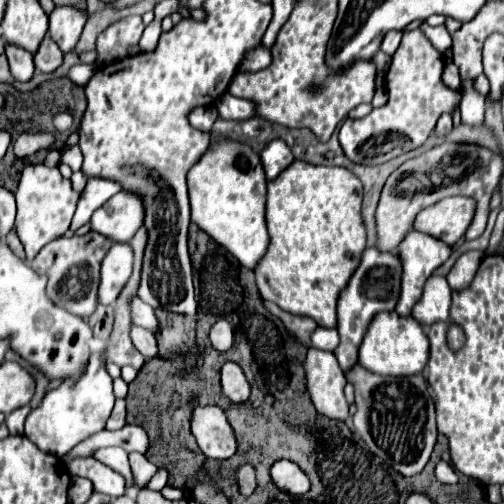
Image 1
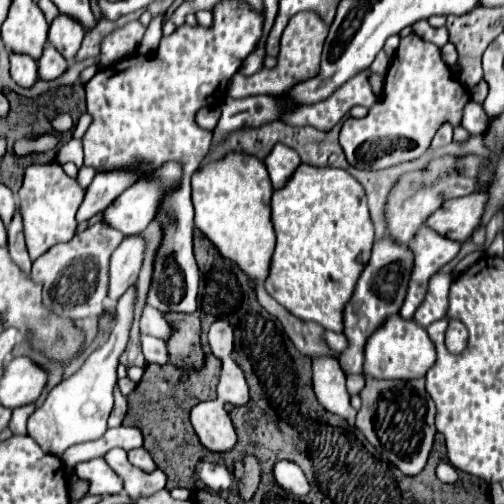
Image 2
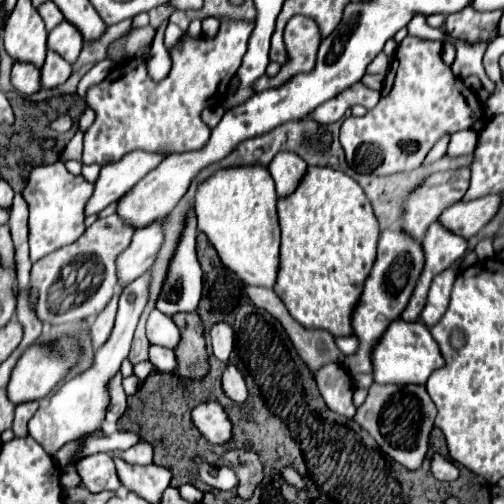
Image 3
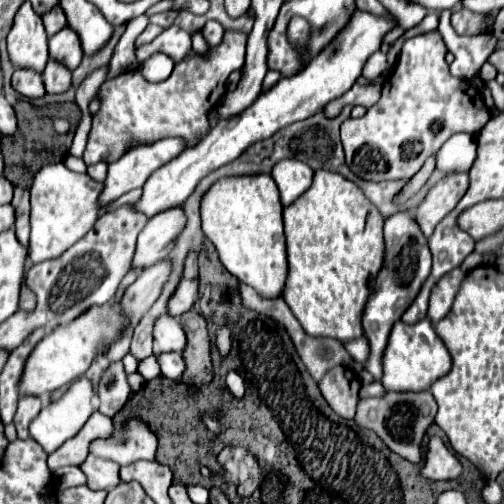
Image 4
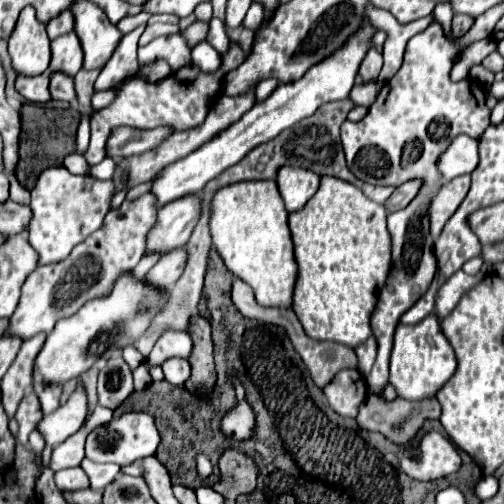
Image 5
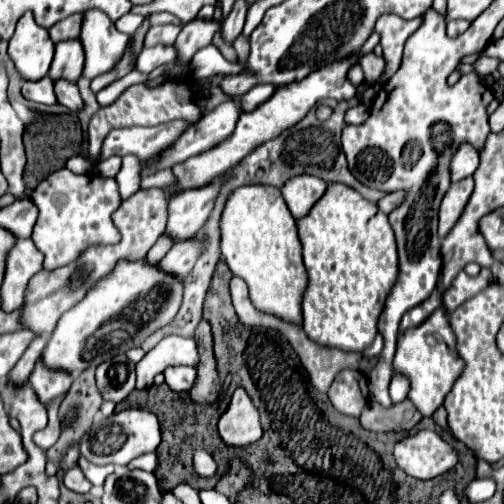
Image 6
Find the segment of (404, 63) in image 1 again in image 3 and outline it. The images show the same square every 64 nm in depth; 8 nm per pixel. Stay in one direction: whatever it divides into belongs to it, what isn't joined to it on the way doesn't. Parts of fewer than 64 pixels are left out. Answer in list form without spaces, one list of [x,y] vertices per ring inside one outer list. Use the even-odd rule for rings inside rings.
[[[406,36],[386,74],[380,102],[362,118],[346,118],[340,128],[340,142],[354,172],[390,176],[418,168],[440,138],[474,128],[484,116],[476,92],[442,62],[442,42]]]

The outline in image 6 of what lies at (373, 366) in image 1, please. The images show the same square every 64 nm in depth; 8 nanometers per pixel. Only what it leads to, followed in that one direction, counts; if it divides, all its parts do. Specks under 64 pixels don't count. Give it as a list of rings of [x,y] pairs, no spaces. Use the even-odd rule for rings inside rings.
[[[438,308],[418,328],[412,328],[412,330],[400,334],[392,366],[396,372],[402,372],[404,376],[410,378],[412,388],[410,388],[408,398],[414,400],[414,404],[422,412],[422,416],[432,416],[444,404],[444,398],[448,396],[454,382],[464,372],[464,360],[460,358],[460,354],[456,352],[456,348],[452,344],[454,338],[456,336],[450,326],[448,312],[444,308]]]

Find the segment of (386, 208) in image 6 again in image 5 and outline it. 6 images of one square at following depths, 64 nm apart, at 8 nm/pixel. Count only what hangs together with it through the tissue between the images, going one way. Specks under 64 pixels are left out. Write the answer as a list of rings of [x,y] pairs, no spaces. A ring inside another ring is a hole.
[[[414,179],[404,183],[402,186],[397,187],[394,193],[388,198],[385,207],[390,212],[405,208],[416,196],[422,186],[422,180]]]

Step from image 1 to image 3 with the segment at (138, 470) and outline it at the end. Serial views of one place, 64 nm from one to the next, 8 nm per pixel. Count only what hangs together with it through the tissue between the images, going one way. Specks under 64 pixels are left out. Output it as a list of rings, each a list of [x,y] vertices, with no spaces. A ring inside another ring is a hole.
[[[140,438],[132,448],[128,450],[114,450],[110,452],[114,458],[120,458],[120,460],[126,460],[128,464],[152,464],[152,454],[154,454],[154,446]]]

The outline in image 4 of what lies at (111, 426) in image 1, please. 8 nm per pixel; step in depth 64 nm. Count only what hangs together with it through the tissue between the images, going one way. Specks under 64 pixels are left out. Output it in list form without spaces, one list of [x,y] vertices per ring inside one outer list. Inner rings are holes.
[[[112,362],[98,384],[98,398],[100,398],[100,412],[106,416],[114,416],[130,396],[128,374],[124,372],[122,362]]]

